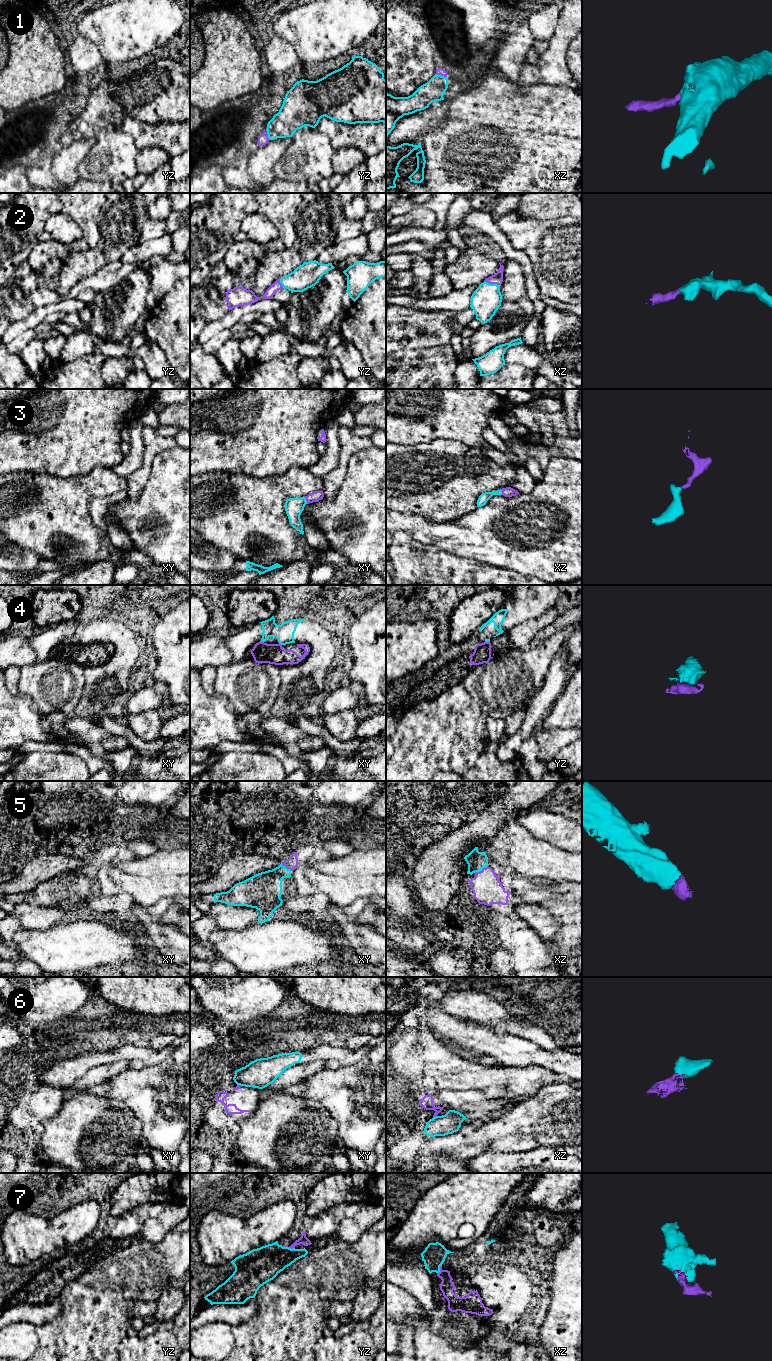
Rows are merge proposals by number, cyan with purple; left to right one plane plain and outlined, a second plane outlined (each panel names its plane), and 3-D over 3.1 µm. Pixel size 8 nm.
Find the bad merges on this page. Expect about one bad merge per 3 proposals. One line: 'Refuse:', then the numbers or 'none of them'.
Refuse: 4, 6

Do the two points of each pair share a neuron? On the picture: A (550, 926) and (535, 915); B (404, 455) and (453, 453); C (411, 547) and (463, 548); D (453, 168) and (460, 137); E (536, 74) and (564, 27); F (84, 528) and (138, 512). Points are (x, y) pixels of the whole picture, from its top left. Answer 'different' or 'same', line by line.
A: same
B: same
C: different
D: same
E: same
F: different

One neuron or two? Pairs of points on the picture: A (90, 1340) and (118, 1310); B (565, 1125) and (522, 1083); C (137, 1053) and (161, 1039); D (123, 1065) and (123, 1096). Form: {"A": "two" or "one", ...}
{"A": "one", "B": "two", "C": "two", "D": "two"}

